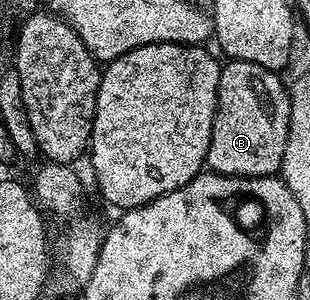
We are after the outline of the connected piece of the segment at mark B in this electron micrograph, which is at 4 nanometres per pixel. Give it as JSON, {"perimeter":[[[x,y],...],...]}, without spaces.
{"perimeter":[[[240,59],[230,60],[220,70],[219,100],[215,106],[213,133],[206,161],[206,166],[216,175],[261,177],[275,175],[282,168],[287,144],[287,126],[291,120],[291,96],[288,84],[283,84],[279,78],[276,72]]]}

